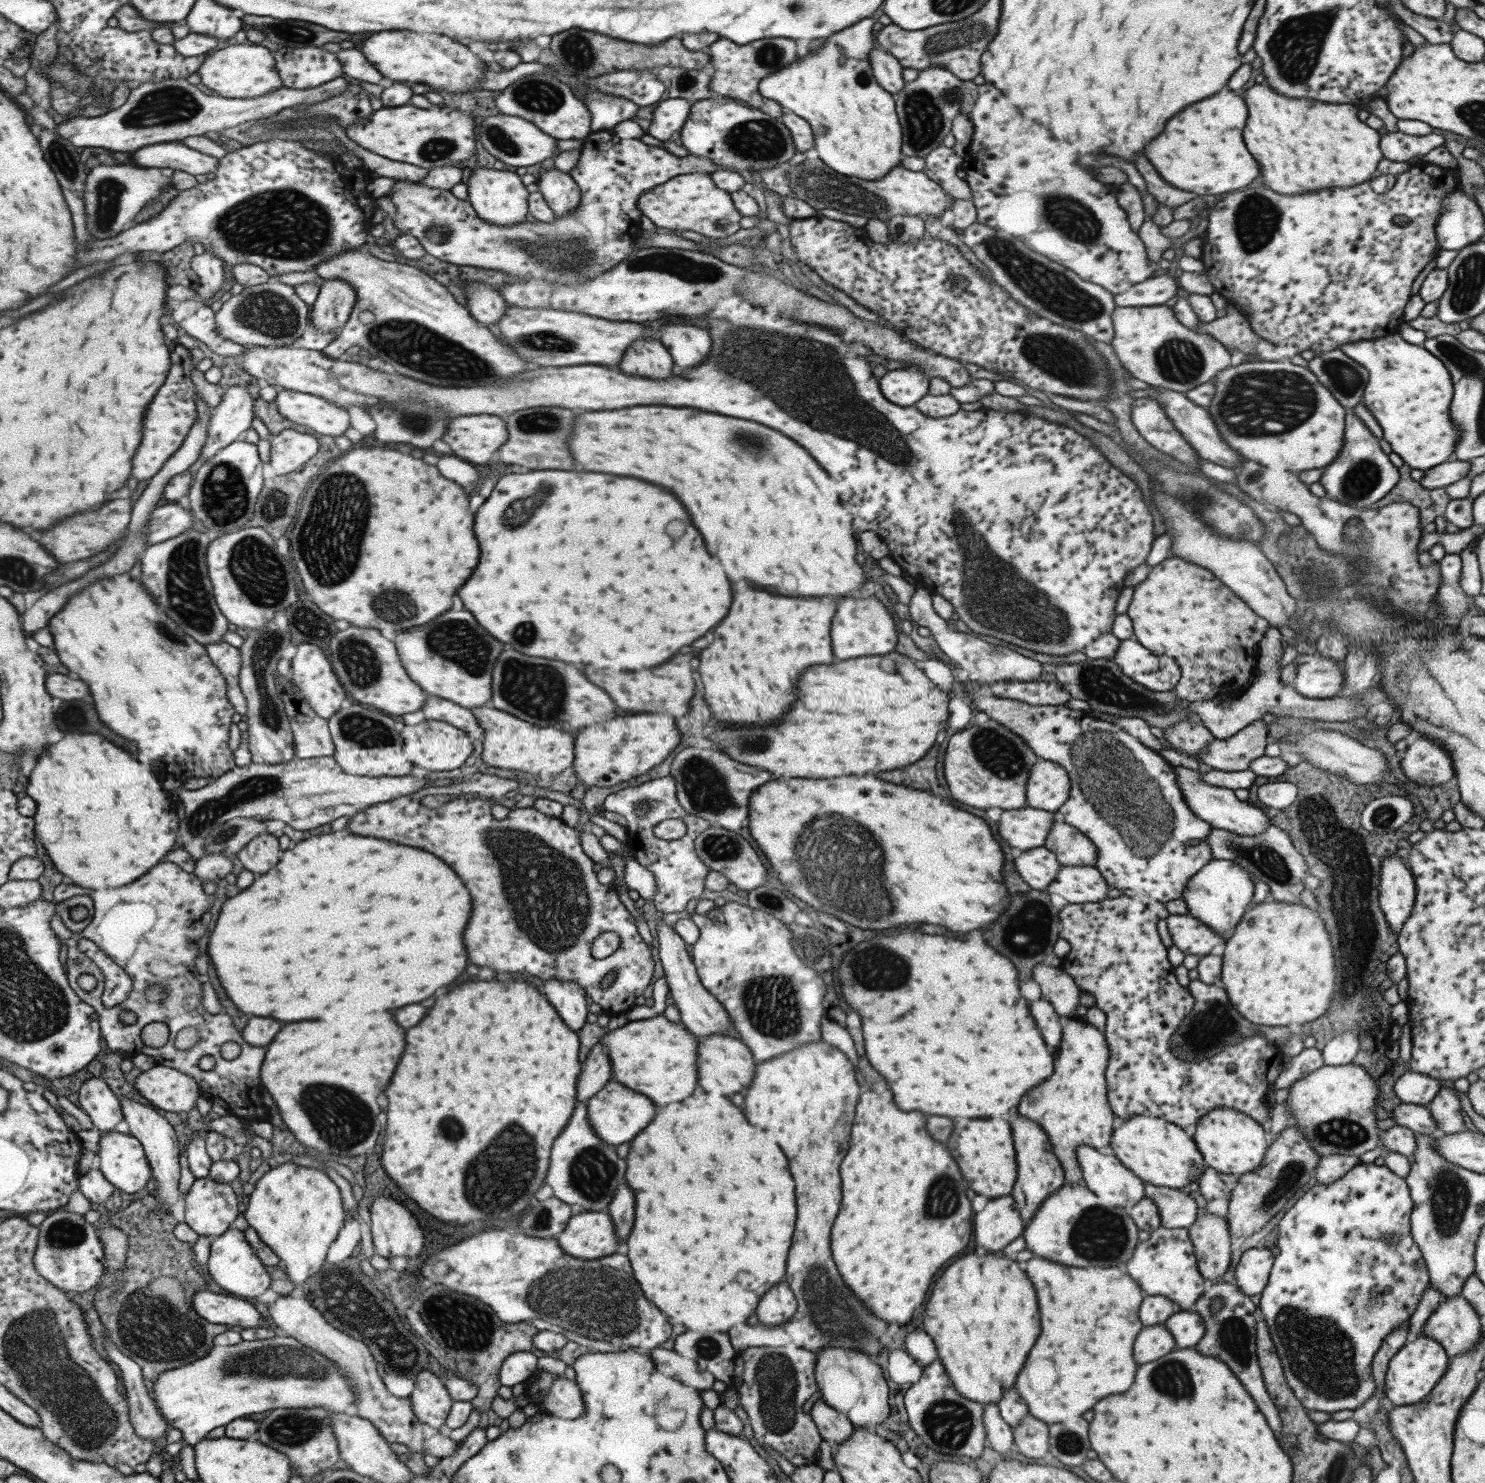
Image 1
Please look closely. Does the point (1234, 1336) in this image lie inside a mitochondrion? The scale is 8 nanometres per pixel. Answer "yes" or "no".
yes

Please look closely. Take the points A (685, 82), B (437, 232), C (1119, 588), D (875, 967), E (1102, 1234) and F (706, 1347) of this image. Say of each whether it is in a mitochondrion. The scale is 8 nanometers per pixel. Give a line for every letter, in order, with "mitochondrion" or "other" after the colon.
A: other
B: mitochondrion
C: other
D: mitochondrion
E: mitochondrion
F: mitochondrion

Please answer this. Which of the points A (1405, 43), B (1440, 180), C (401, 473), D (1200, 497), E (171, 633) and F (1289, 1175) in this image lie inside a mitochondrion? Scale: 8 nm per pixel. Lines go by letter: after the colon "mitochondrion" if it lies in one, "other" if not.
A: other
B: other
C: other
D: mitochondrion
E: mitochondrion
F: mitochondrion

